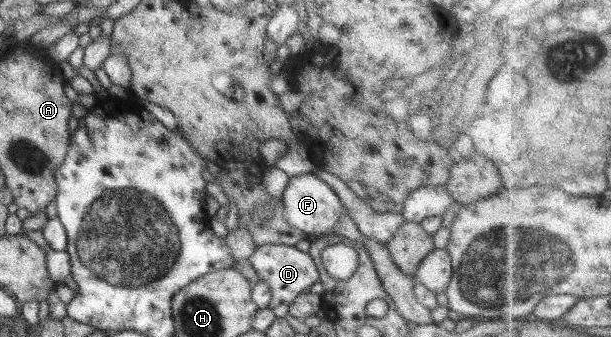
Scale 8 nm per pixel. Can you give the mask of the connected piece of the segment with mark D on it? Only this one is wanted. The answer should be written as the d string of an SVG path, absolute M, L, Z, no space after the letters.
M280 243L259 246L248 262L257 271L260 280L269 285L271 289L269 307L279 318L287 316L289 314L289 305L293 300L320 280L320 272L317 270L317 265L315 265L313 258L309 254L297 250L295 246Z

